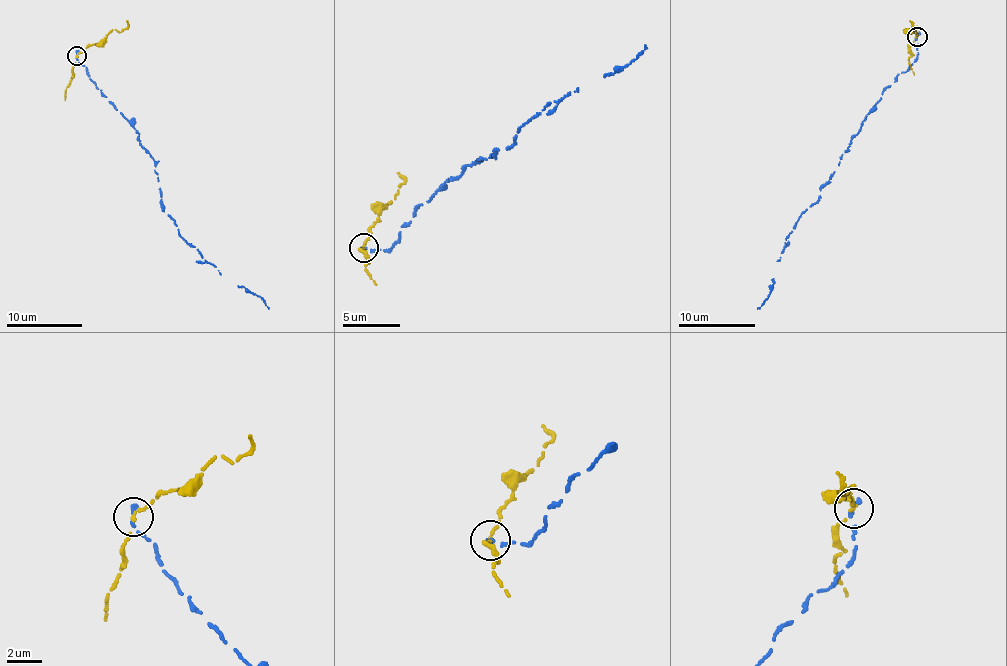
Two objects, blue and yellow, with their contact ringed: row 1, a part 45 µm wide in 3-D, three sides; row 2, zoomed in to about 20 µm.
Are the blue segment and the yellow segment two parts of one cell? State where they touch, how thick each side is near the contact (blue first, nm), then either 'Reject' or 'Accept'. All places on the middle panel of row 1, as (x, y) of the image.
Place: (364, 248). Thickness 200 nm (blue) against 170 nm. Reject

